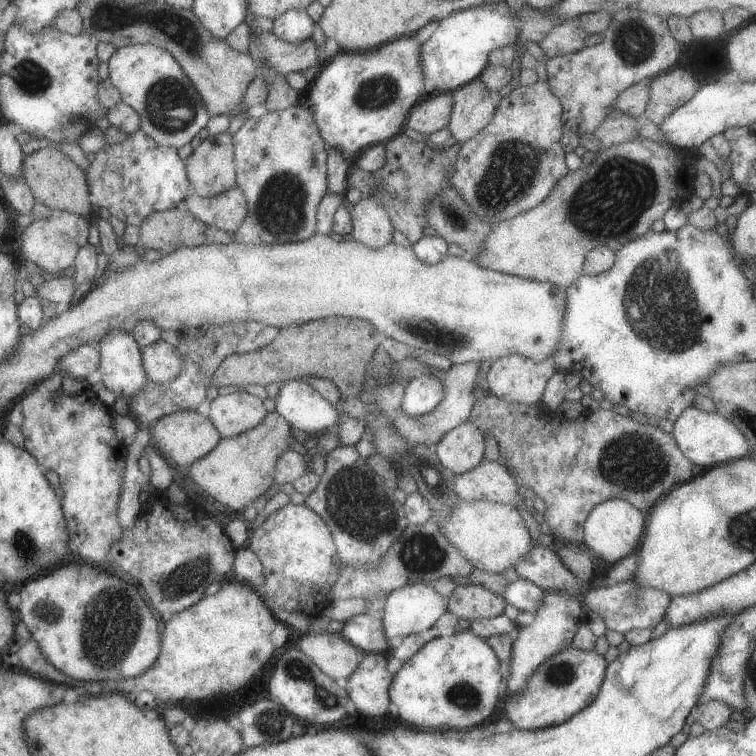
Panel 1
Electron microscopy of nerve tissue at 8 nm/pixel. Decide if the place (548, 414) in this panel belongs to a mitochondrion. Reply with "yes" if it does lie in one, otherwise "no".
no

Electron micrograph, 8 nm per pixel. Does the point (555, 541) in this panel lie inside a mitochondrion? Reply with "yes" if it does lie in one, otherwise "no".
no

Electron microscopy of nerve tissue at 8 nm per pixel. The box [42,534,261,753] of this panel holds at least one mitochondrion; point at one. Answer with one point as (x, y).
(112, 623)

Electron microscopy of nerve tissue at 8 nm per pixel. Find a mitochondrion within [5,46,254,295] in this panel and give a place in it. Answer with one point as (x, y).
(170, 108)

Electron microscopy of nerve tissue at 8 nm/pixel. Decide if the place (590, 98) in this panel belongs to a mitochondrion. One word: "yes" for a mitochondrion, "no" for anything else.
no

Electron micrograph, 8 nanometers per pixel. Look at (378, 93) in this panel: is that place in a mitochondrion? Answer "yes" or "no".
yes

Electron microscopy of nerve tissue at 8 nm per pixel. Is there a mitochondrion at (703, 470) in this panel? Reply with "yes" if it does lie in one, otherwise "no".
no

